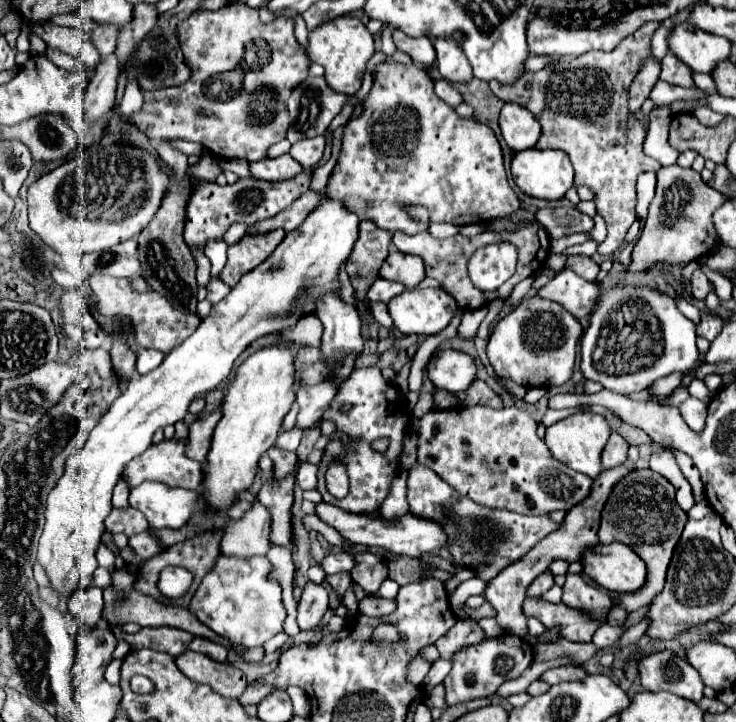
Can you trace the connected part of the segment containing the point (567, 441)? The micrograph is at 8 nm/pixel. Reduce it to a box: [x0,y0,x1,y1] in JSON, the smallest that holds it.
[544,412,610,478]

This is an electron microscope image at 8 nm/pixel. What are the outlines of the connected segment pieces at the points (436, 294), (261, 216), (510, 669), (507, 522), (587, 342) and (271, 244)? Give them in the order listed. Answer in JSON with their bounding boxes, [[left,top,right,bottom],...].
[[388,288,462,336],[184,170,312,248],[442,634,532,706],[408,464,560,582],[580,284,704,394],[220,230,286,286]]

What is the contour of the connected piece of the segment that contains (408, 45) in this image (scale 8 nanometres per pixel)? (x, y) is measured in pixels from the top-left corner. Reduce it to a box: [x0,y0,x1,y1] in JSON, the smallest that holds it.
[394,30,436,68]

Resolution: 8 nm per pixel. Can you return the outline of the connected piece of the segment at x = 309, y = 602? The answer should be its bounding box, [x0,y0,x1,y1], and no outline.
[298,582,328,630]

